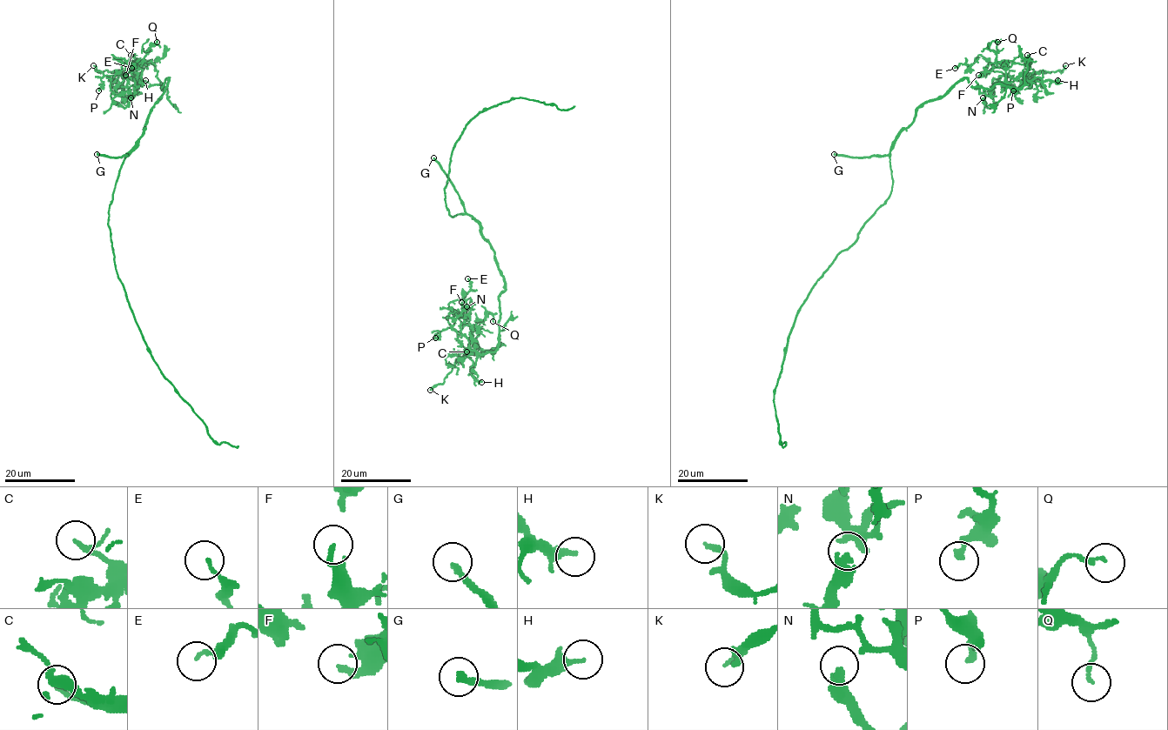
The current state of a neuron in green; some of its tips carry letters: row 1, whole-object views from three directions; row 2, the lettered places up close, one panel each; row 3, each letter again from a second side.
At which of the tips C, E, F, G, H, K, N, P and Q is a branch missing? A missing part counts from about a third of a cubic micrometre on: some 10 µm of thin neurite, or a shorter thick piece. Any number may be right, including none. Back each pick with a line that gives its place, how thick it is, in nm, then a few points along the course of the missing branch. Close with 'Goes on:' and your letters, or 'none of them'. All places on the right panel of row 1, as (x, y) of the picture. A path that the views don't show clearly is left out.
Goes on: none of them

